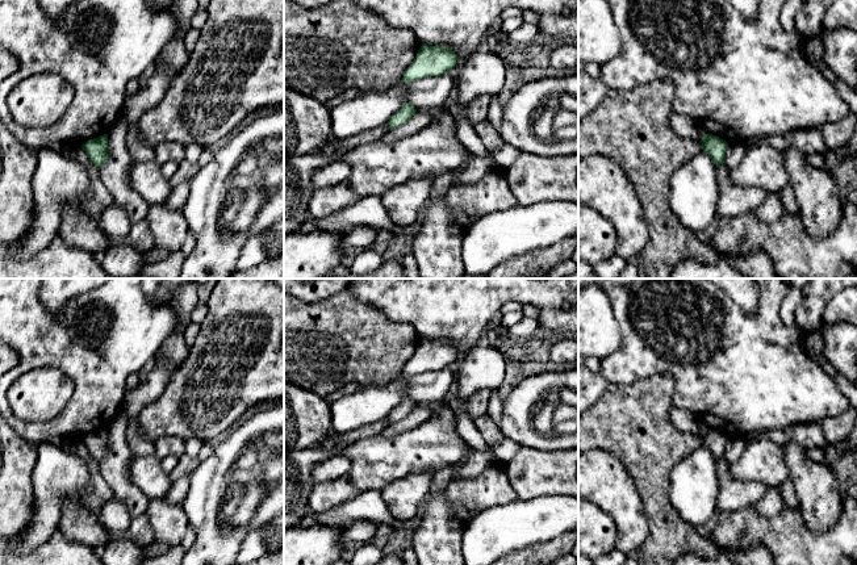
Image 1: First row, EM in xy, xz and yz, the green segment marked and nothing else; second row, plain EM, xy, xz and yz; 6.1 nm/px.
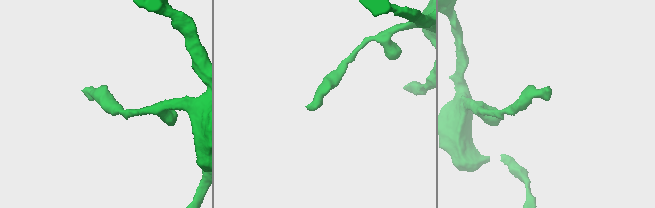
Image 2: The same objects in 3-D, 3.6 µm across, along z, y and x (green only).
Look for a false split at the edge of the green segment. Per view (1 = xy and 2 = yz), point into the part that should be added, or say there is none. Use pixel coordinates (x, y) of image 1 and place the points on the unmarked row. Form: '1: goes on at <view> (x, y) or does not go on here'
1: does not go on here
2: does not go on here

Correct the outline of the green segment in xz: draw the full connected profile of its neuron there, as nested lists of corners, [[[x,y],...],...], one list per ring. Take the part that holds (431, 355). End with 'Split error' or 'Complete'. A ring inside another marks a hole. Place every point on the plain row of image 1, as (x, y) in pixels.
[[[422,339],[411,359],[405,364],[401,377],[411,377],[428,371],[448,368],[457,360],[459,352],[446,340]]]. Complete

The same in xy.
[[[108,428],[93,432],[81,439],[89,455],[100,464],[109,453]]]. Complete

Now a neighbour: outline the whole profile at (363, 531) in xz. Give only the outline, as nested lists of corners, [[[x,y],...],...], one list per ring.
[[[358,520],[346,526],[342,531],[342,543],[361,541],[368,543],[372,537],[376,536],[376,522],[369,520]]]

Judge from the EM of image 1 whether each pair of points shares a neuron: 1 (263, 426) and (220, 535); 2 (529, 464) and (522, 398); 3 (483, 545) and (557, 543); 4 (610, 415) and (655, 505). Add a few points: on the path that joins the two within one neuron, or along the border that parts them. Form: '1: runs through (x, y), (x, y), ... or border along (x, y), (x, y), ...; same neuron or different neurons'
1: runs through (234, 447), (222, 459), (213, 474), (213, 506); same neuron
2: border along (522, 446), (557, 451); different neurons
3: border along (564, 532), (517, 551); different neurons
4: runs through (632, 438), (649, 455), (652, 482); same neuron

